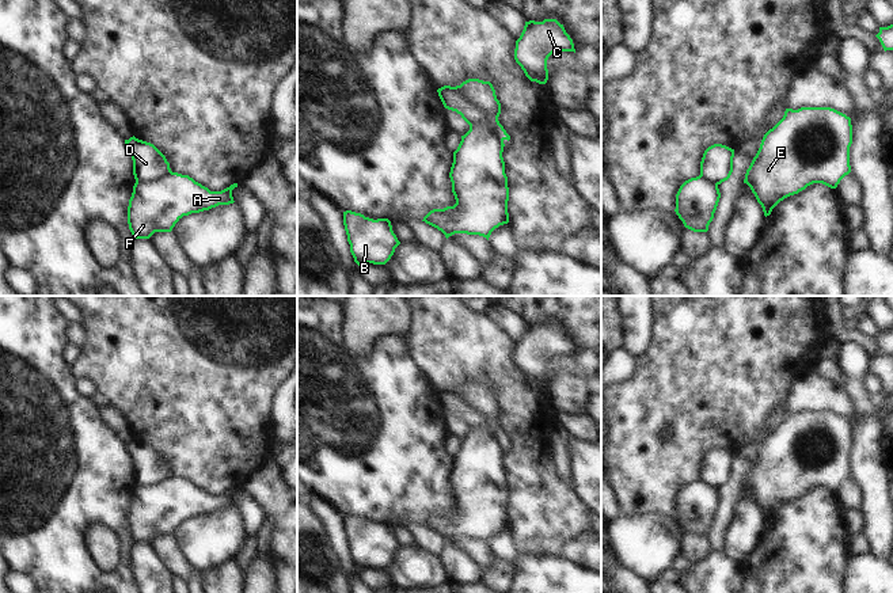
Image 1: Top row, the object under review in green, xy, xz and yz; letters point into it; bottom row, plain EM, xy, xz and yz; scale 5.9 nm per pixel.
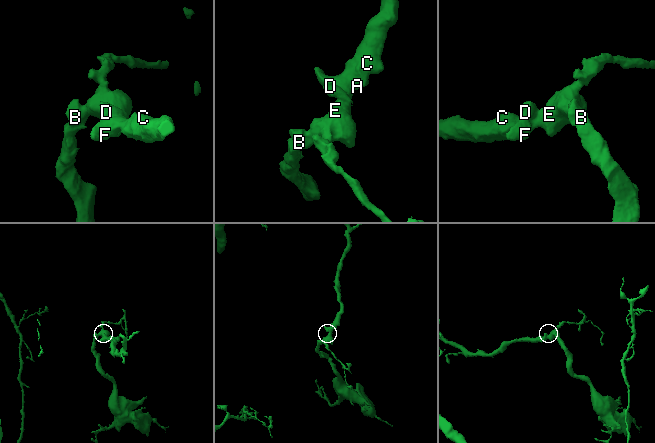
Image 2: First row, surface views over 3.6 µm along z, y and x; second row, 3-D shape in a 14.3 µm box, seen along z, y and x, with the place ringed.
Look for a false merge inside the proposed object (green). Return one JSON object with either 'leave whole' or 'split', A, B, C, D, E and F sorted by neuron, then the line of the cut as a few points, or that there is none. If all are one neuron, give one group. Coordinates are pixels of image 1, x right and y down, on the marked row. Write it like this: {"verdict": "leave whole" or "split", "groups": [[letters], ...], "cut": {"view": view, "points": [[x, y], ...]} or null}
{"verdict": "split", "groups": [["A", "B", "C", "E", "F"], ["D"]], "cut": {"view": "xz", "points": [[451, 87], [466, 95], [493, 121], [497, 121]]}}

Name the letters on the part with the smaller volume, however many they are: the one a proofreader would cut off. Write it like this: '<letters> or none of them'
D

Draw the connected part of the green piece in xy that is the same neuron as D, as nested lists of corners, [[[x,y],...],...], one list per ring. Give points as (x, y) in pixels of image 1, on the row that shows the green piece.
[[[136,138],[125,140],[133,160],[133,175],[138,183],[151,183],[172,174],[166,156],[151,142]]]

